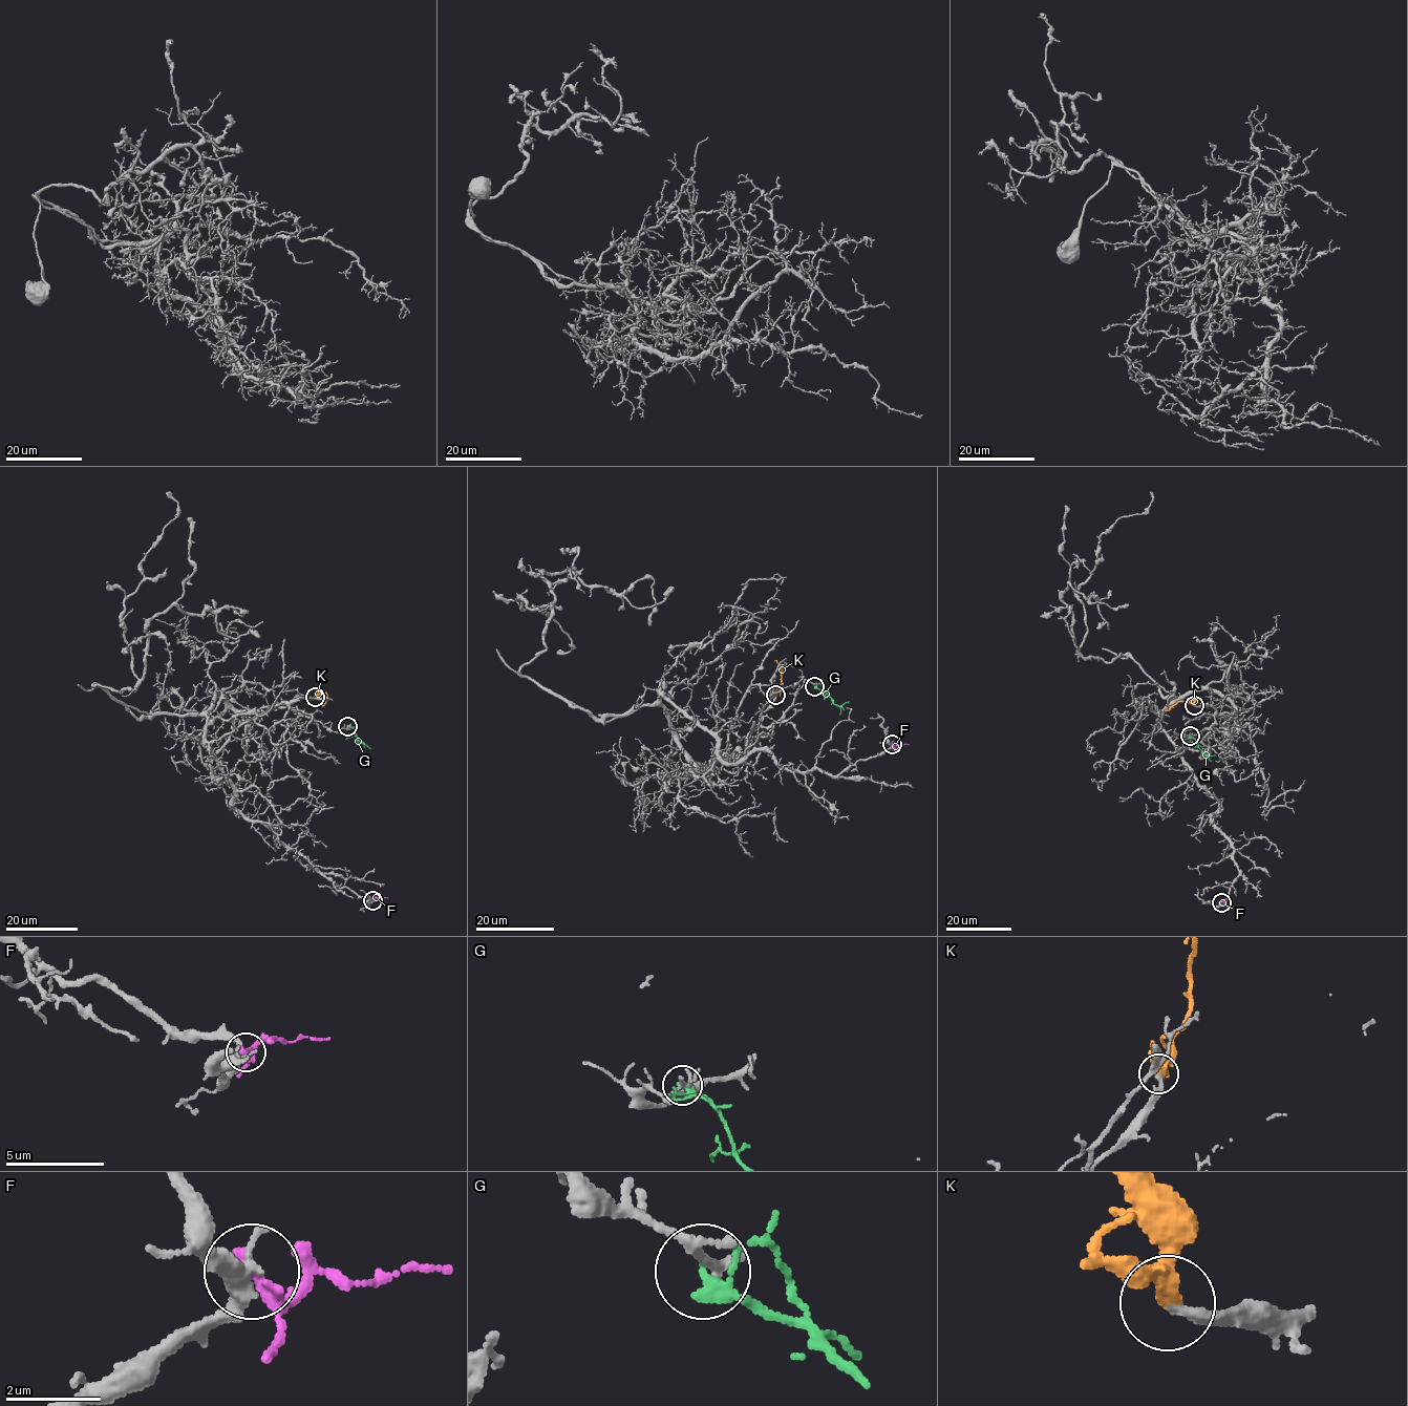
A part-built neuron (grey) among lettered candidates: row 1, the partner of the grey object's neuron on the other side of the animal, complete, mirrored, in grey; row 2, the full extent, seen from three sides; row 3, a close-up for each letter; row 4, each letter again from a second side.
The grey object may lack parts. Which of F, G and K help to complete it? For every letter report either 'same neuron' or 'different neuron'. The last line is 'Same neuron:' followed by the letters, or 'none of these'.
F: different neuron
G: different neuron
K: same neuron
Same neuron: K

